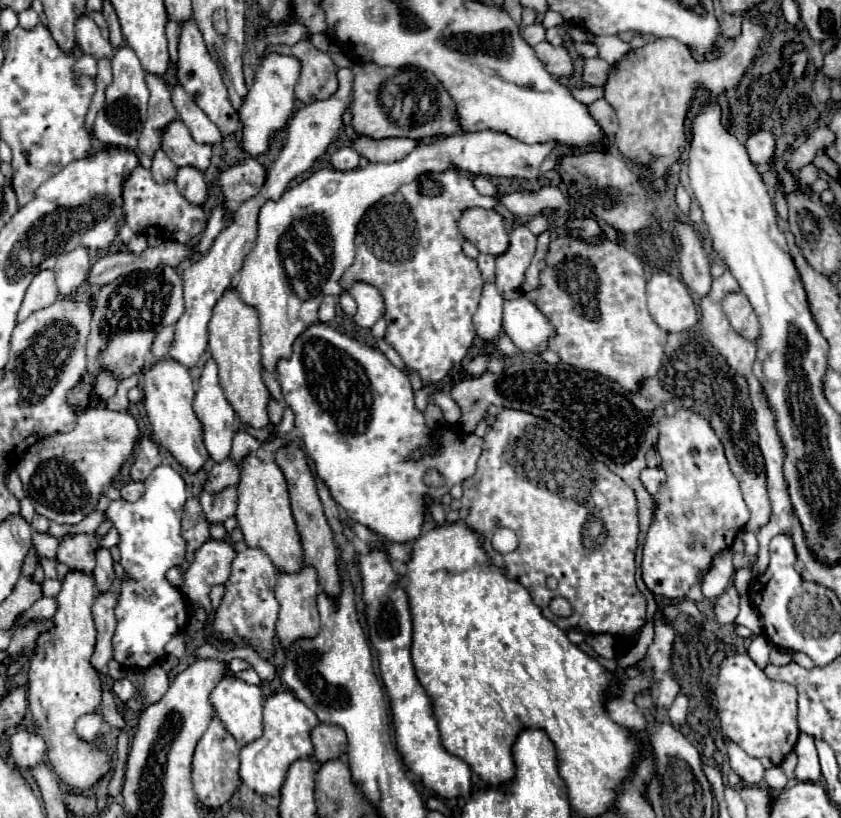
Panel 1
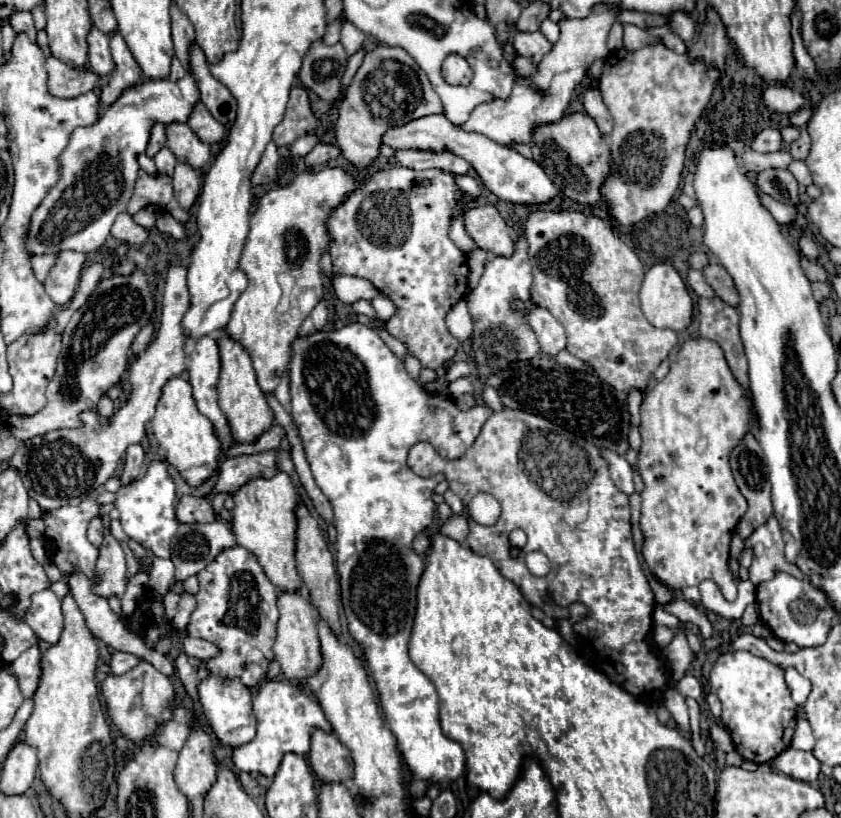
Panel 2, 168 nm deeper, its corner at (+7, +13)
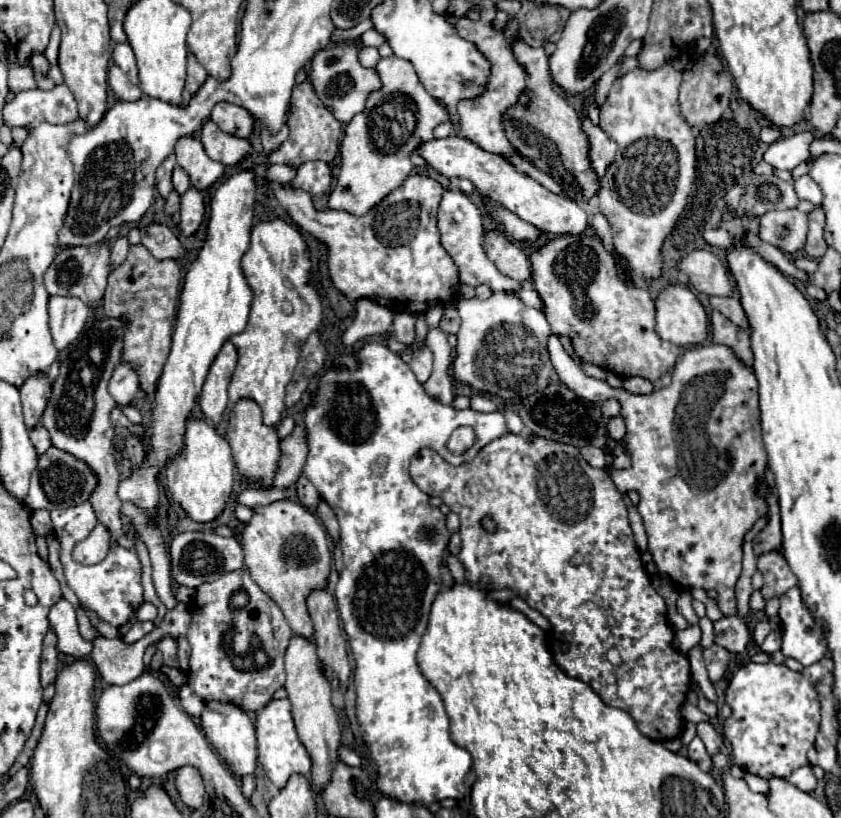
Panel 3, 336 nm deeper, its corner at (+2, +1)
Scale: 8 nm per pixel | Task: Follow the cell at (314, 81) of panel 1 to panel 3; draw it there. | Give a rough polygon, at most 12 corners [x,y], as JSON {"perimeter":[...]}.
{"perimeter":[[356,41],[336,43],[310,61],[316,95],[342,123],[362,113],[382,87],[360,65]]}

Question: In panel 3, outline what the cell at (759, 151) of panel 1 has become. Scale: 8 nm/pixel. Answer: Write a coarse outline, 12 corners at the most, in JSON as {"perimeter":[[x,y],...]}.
{"perimeter":[[800,131],[798,145],[779,139],[766,149],[764,161],[792,171],[808,161],[812,131]]}

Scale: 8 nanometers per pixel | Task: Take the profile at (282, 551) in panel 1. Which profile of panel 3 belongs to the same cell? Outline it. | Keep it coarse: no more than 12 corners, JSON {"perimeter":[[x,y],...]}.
{"perimeter":[[290,499],[256,507],[242,533],[250,577],[292,633],[332,563],[318,517]]}

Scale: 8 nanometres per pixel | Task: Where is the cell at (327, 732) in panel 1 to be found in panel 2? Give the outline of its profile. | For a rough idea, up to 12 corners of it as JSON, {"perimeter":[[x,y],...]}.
{"perimeter":[[315,729],[307,759],[321,781],[353,777],[349,749]]}

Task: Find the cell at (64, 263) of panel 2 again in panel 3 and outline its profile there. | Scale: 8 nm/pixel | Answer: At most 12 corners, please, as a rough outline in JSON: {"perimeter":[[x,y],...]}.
{"perimeter":[[50,297],[54,347],[66,351],[82,333],[88,307]]}

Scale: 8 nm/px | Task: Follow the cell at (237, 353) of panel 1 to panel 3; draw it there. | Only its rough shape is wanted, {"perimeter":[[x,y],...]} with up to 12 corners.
{"perimeter":[[240,399],[226,439],[240,475],[272,489],[280,439]]}

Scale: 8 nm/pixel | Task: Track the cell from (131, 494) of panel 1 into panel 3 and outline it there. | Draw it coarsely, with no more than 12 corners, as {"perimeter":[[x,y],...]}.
{"perimeter":[[128,435],[124,455],[132,465],[142,463],[140,439]]}

